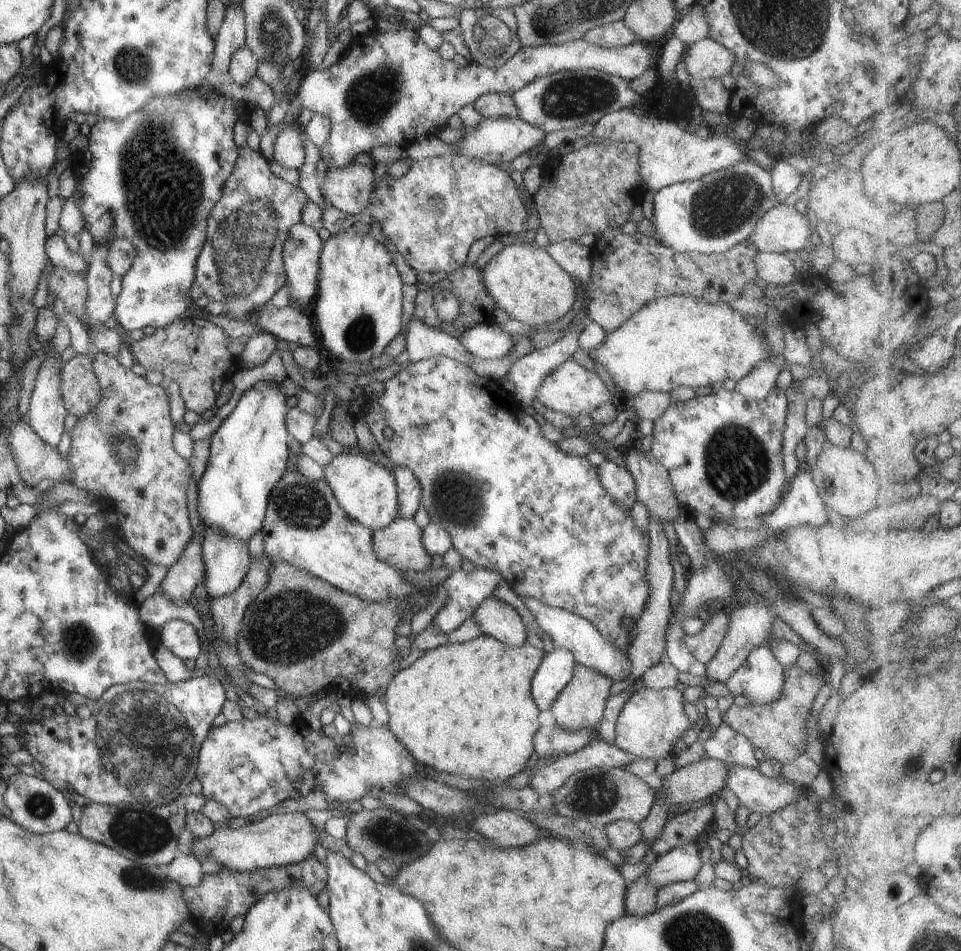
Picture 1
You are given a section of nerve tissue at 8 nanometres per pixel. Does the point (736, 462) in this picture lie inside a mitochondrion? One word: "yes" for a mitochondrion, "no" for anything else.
yes

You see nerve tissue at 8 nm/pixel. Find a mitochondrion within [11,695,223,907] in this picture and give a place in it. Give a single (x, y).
(138, 830)

